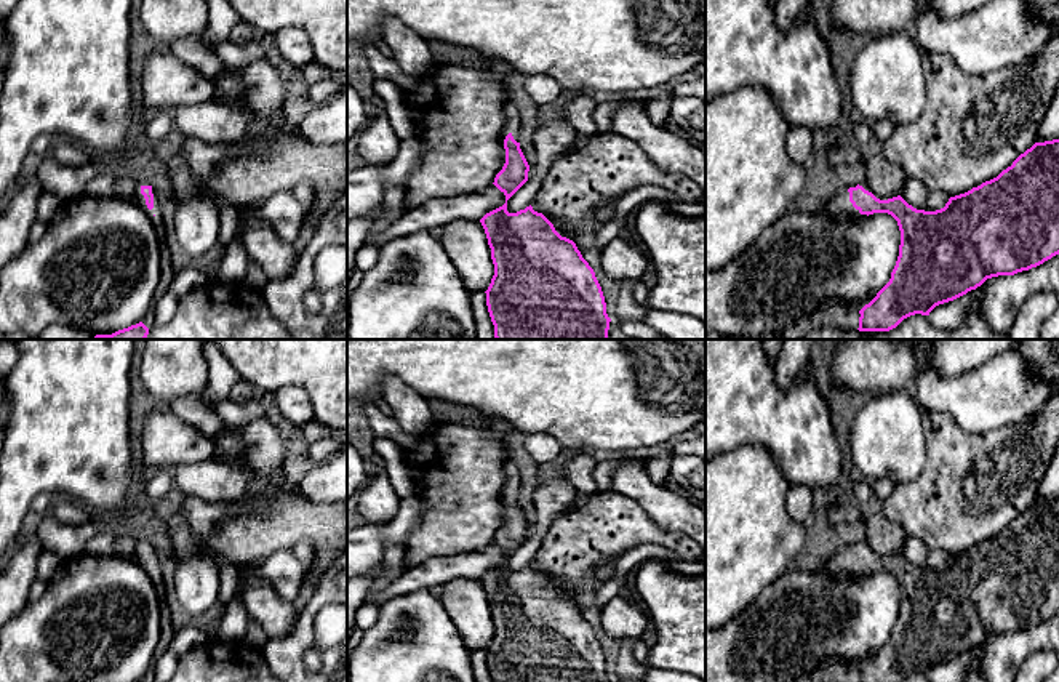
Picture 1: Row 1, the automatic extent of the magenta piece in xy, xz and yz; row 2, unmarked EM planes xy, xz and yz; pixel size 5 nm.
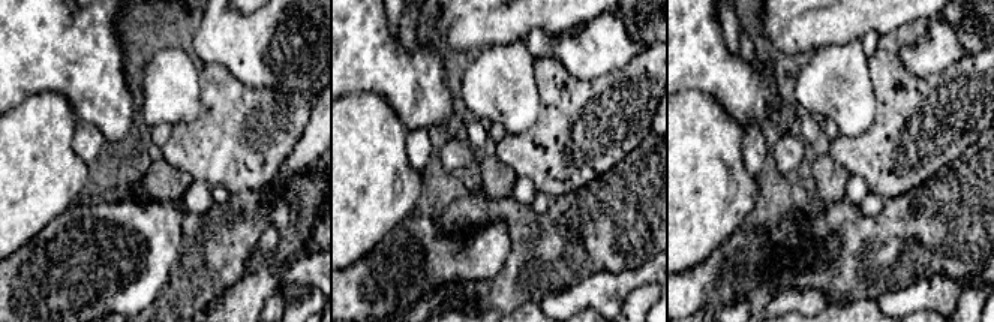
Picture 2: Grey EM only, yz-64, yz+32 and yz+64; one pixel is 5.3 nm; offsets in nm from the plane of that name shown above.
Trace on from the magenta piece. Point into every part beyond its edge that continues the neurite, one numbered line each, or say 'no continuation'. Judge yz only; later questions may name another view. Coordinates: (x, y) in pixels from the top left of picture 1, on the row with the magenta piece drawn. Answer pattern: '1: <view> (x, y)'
1: yz (840, 205)

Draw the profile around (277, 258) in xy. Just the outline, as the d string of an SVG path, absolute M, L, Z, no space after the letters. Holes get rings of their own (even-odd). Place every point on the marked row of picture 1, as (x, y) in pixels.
M250 207L243 227L238 231L243 247L269 280L285 279L298 263L296 248L283 242L270 224L256 216L256 207Z

